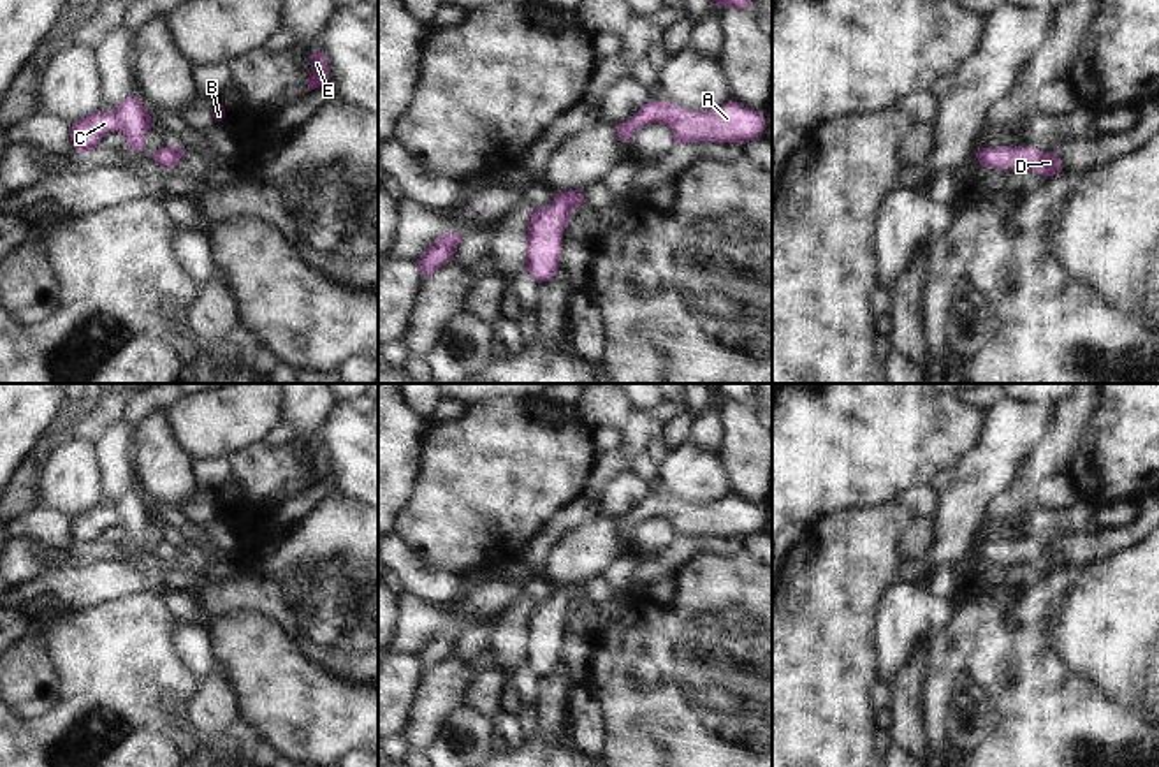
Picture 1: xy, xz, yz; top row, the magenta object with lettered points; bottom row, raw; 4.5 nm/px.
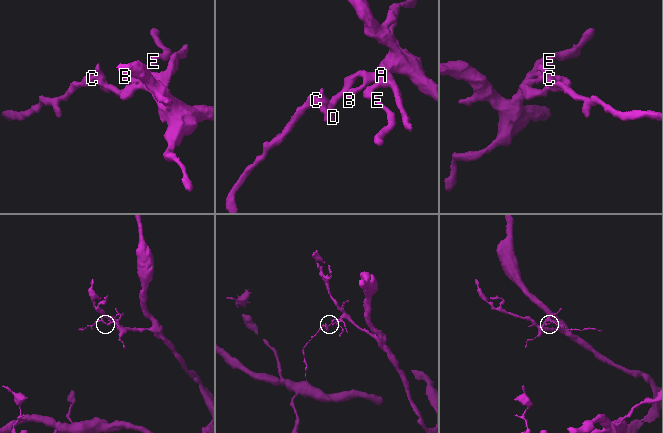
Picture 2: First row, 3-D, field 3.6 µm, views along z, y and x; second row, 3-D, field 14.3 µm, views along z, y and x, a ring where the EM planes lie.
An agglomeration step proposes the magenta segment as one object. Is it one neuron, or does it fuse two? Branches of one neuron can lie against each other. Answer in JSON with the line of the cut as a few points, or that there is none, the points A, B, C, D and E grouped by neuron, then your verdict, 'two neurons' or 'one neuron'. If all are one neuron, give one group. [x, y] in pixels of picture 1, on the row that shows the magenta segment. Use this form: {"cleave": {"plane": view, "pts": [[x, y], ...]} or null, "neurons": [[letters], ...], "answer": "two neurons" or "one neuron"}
{"cleave": null, "neurons": [["A", "B", "C", "D", "E"]], "answer": "one neuron"}

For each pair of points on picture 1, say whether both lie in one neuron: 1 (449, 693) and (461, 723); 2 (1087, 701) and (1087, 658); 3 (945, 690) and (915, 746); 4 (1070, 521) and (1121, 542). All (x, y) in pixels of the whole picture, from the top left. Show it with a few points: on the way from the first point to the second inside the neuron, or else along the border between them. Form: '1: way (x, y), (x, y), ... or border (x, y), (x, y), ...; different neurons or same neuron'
1: border (463, 704), (445, 718), (430, 741); different neurons
2: border (1057, 653), (1077, 674), (1094, 683), (1121, 706); different neurons
3: border (922, 686), (924, 730), (933, 748); different neurons
4: border (1089, 526), (1066, 535); different neurons

